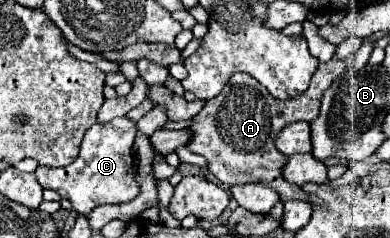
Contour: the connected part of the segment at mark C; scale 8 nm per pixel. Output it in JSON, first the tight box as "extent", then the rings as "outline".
{"extent":[36,118,140,214],"outline":[[[114,118],[108,124],[94,124],[86,130],[80,156],[66,168],[38,168],[36,178],[42,188],[56,190],[62,198],[68,198],[78,214],[88,214],[100,204],[122,204],[136,198],[140,192],[136,184],[136,164],[132,156],[132,144],[136,138],[136,124],[130,118]]]}

